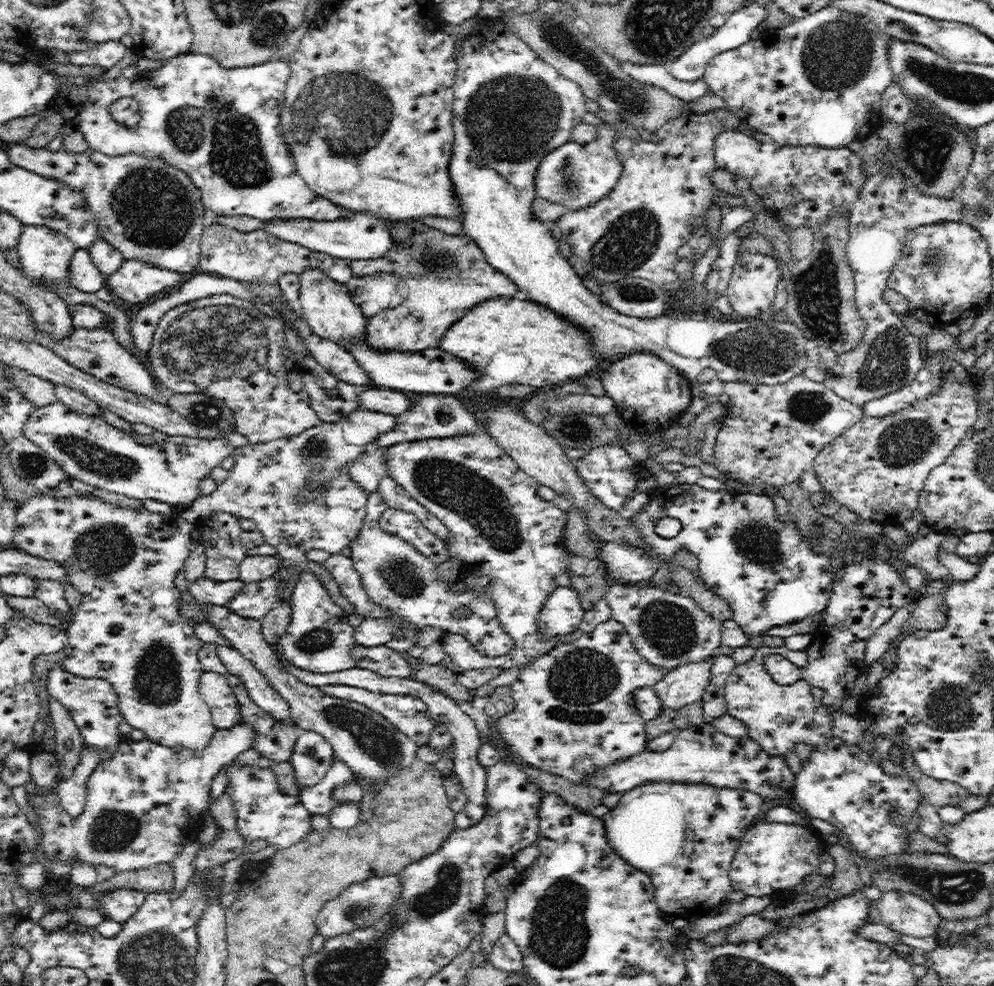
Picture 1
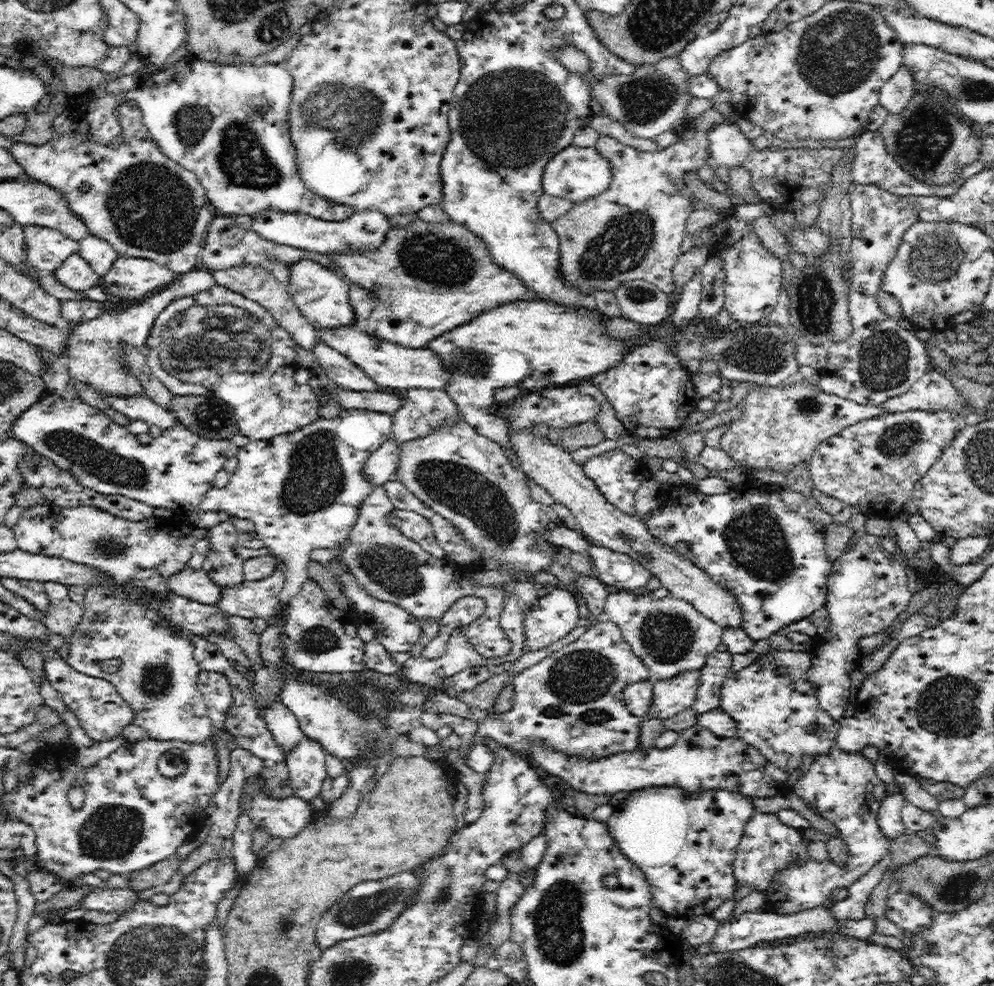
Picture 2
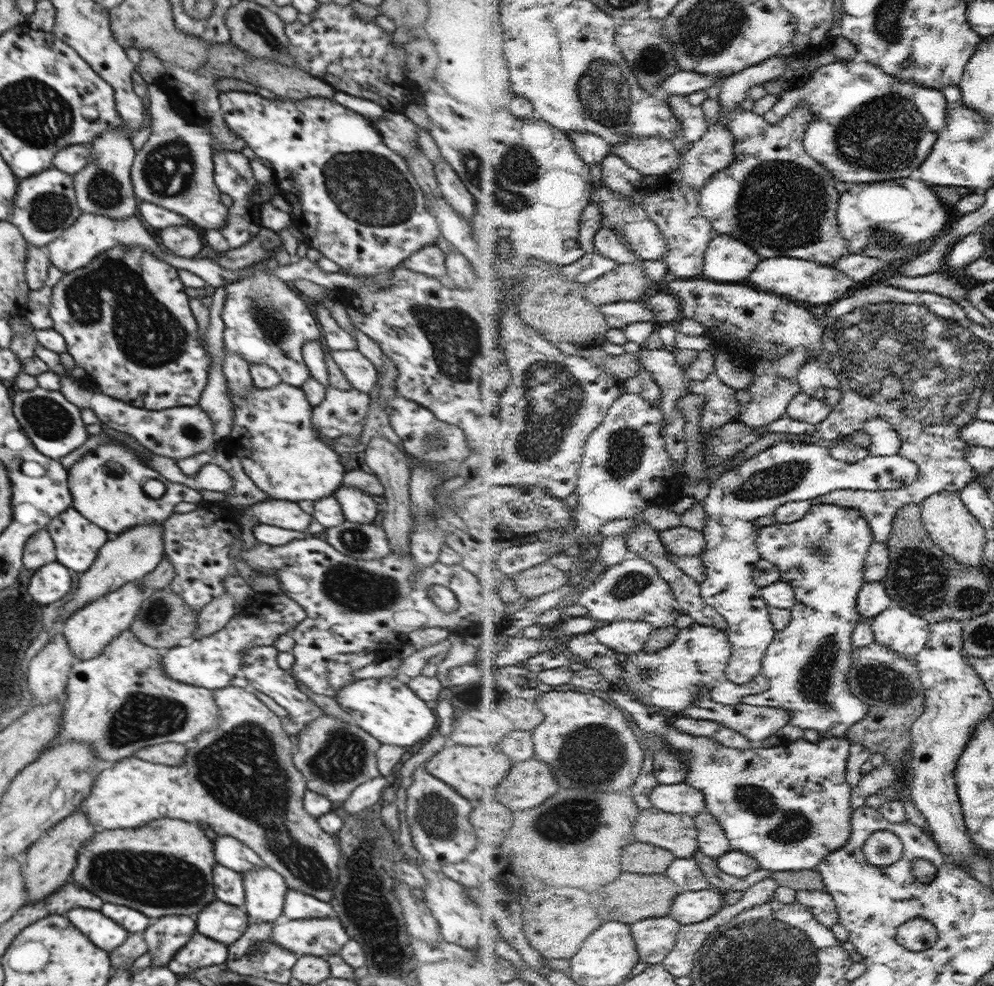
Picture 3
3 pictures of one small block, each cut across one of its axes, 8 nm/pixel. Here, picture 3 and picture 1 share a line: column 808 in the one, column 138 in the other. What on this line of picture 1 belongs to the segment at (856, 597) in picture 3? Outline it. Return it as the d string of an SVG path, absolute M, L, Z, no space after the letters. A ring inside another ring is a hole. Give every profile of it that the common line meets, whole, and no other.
M40 495L18 508L14 516L14 528L16 534L13 548L26 551L34 556L62 560L66 565L70 565L72 571L74 571L71 583L80 590L82 602L76 609L66 630L67 643L63 648L66 658L63 660L63 667L85 678L98 676L111 682L118 693L120 708L122 713L126 715L126 723L133 726L133 728L143 730L146 739L163 743L164 746L174 746L176 749L179 749L181 745L191 748L206 746L216 728L213 725L209 706L205 703L204 697L199 691L200 674L205 671L196 656L201 640L196 636L194 627L186 624L184 619L180 619L178 607L176 607L178 600L182 598L181 590L176 584L176 578L180 576L180 572L183 572L187 558L193 549L192 544L194 544L194 538L196 537L194 525L182 520L178 514L175 516L172 514L159 515L152 514L147 510L144 510L143 513L132 513L130 510L120 510L114 506L106 506L100 500L54 500L50 496ZM104 662L110 662L112 664L111 668L108 670L102 668Z

